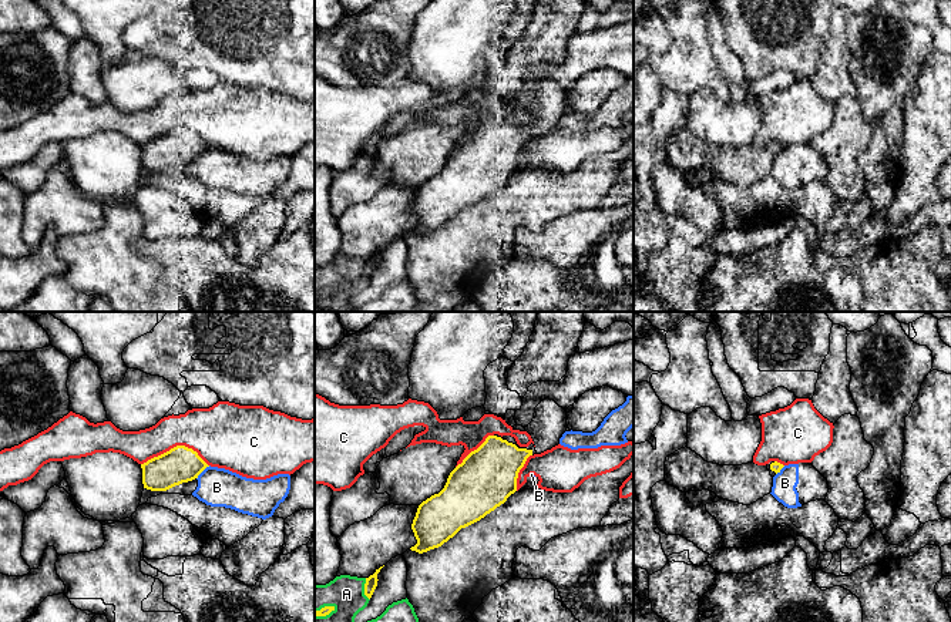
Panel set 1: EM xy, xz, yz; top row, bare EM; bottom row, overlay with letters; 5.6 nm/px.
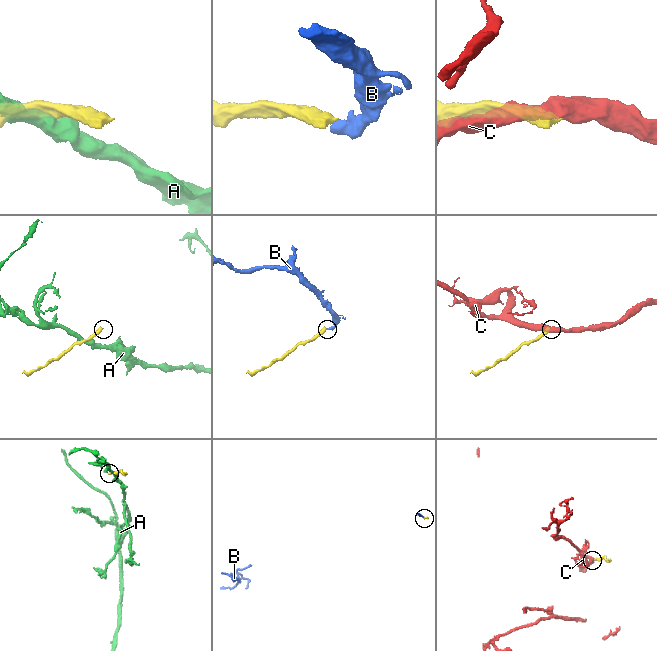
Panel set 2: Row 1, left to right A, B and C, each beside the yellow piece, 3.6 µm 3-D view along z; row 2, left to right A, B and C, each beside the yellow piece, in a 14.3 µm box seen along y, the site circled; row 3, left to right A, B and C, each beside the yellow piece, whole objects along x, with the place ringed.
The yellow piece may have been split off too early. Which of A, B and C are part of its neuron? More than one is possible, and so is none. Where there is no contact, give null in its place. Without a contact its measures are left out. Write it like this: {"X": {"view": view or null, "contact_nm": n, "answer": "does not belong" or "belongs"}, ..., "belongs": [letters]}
{"A": {"view": "xz", "contact_nm": 130, "answer": "does not belong"}, "B": {"view": "xy", "contact_nm": 110, "answer": "does not belong"}, "C": {"view": "xy", "contact_nm": 380, "answer": "does not belong"}, "belongs": []}

